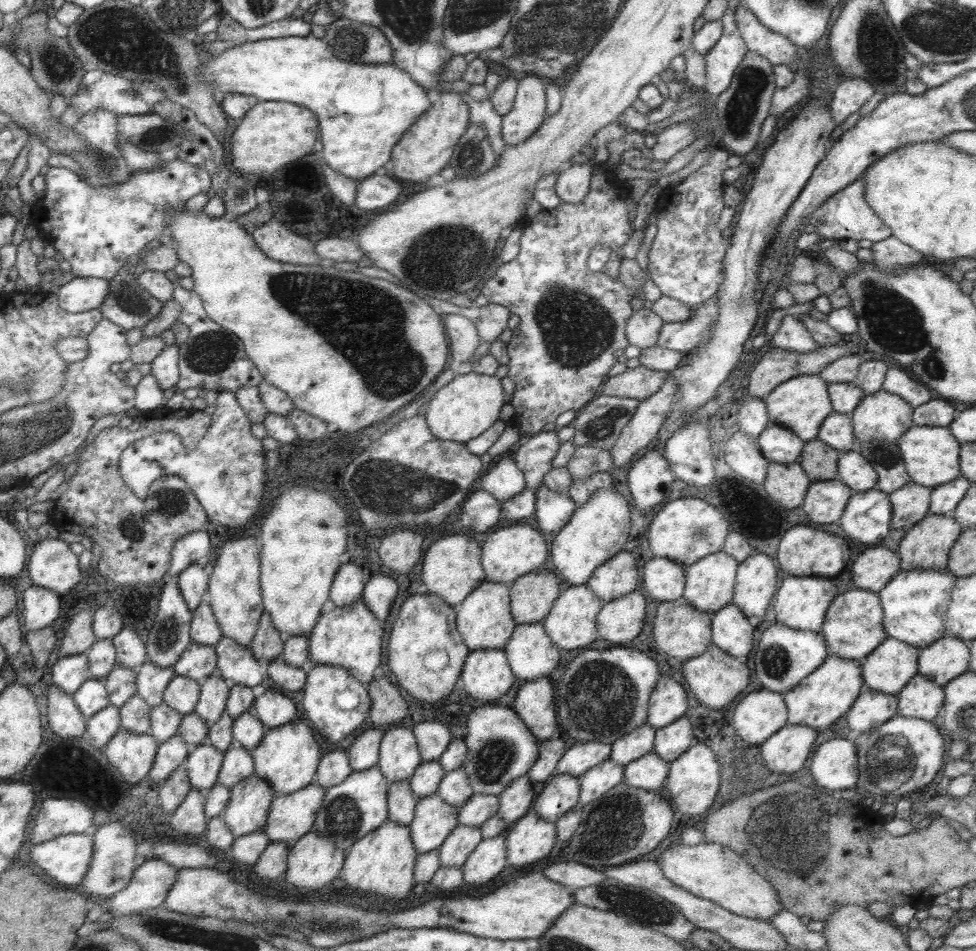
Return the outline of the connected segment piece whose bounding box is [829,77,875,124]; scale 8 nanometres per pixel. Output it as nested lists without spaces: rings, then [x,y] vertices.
[[[860,77],[846,79],[837,86],[831,106],[831,114],[837,124],[843,123],[850,114],[858,112],[875,93],[875,88]]]

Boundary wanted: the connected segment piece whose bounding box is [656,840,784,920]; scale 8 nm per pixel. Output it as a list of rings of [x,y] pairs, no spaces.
[[[704,840],[696,846],[676,844],[664,850],[660,860],[656,861],[668,880],[690,894],[711,900],[738,916],[769,920],[780,909],[784,909],[770,881],[760,876],[736,851],[720,844],[710,844]]]

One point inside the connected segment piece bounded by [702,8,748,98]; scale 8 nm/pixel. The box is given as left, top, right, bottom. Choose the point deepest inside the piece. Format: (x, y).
(721, 62)

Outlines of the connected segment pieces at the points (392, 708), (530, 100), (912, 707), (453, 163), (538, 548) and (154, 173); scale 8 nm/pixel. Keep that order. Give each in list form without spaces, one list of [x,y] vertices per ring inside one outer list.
[[[378,678],[369,684],[368,691],[372,708],[368,717],[374,726],[400,724],[400,720],[408,714],[408,702],[400,696],[398,688],[388,678]]]
[[[529,73],[526,77],[519,80],[513,107],[508,114],[503,116],[501,133],[506,144],[515,145],[521,143],[529,136],[532,136],[545,121],[545,118],[548,116],[546,112],[545,81],[545,79],[541,79],[539,75],[533,73]]]
[[[915,674],[897,695],[898,715],[938,722],[944,709],[943,686],[923,674]]]
[[[470,123],[455,144],[449,166],[454,168],[456,177],[466,178],[481,175],[496,161],[496,153],[484,127]]]
[[[519,521],[490,533],[482,543],[481,561],[488,581],[512,584],[518,577],[532,572],[548,560],[548,544],[542,532]]]
[[[178,158],[164,161],[153,169],[136,169],[123,183],[95,187],[84,182],[74,171],[64,167],[47,167],[44,170],[46,189],[44,196],[33,207],[29,222],[36,235],[49,242],[64,257],[64,265],[81,278],[98,278],[110,281],[126,261],[142,252],[154,239],[167,230],[170,220],[186,207],[193,196],[207,193],[211,187],[210,173],[198,165]]]

